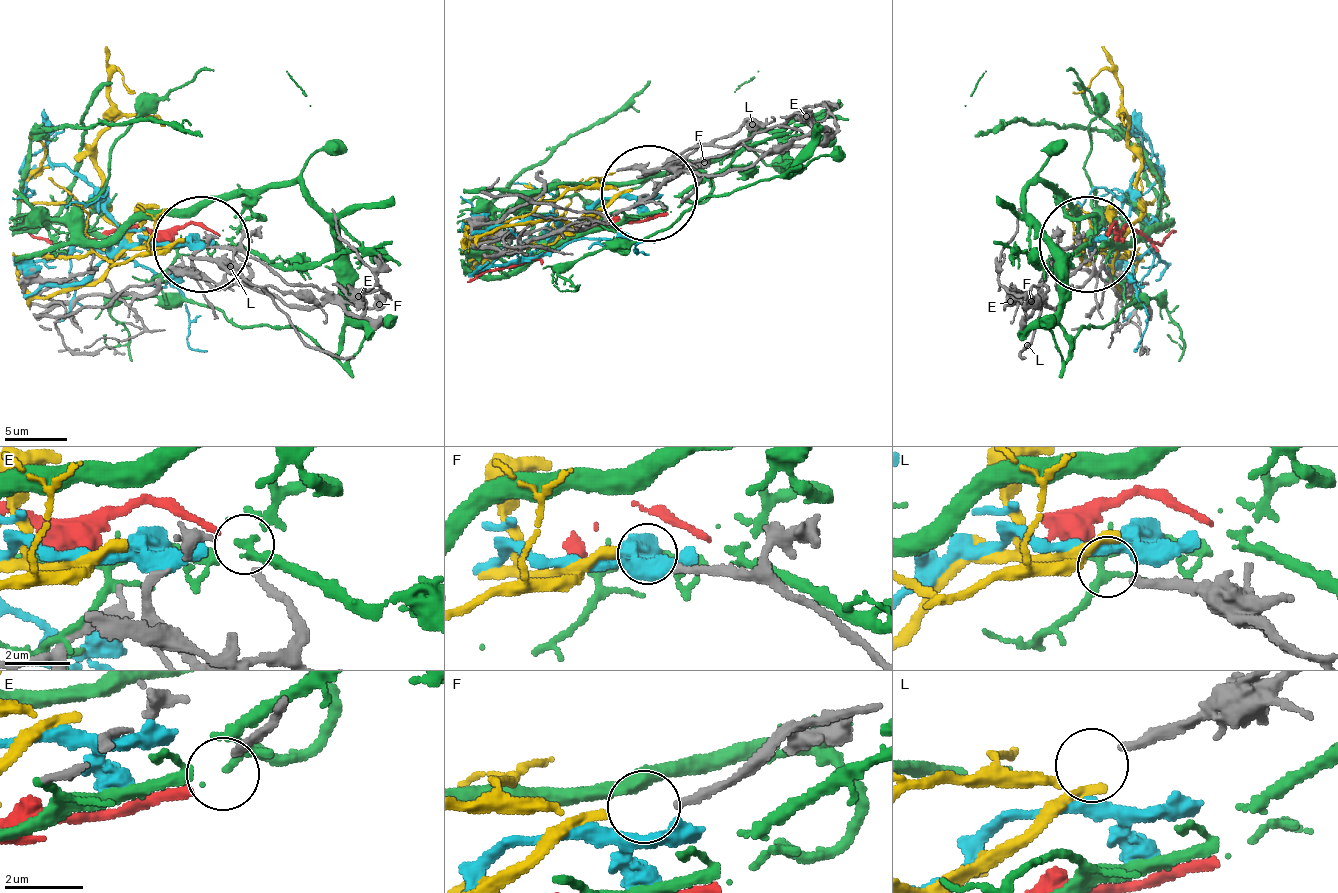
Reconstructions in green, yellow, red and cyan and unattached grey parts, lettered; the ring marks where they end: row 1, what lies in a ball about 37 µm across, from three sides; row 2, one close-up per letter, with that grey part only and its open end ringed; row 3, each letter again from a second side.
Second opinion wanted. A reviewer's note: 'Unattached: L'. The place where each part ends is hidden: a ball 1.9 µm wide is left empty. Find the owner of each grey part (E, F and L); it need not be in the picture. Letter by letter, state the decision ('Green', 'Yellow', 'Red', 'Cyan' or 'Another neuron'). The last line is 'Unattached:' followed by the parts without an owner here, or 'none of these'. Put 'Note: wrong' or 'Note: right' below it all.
E: Red
F: Yellow
L: Another neuron
Unattached: L
Note: right

